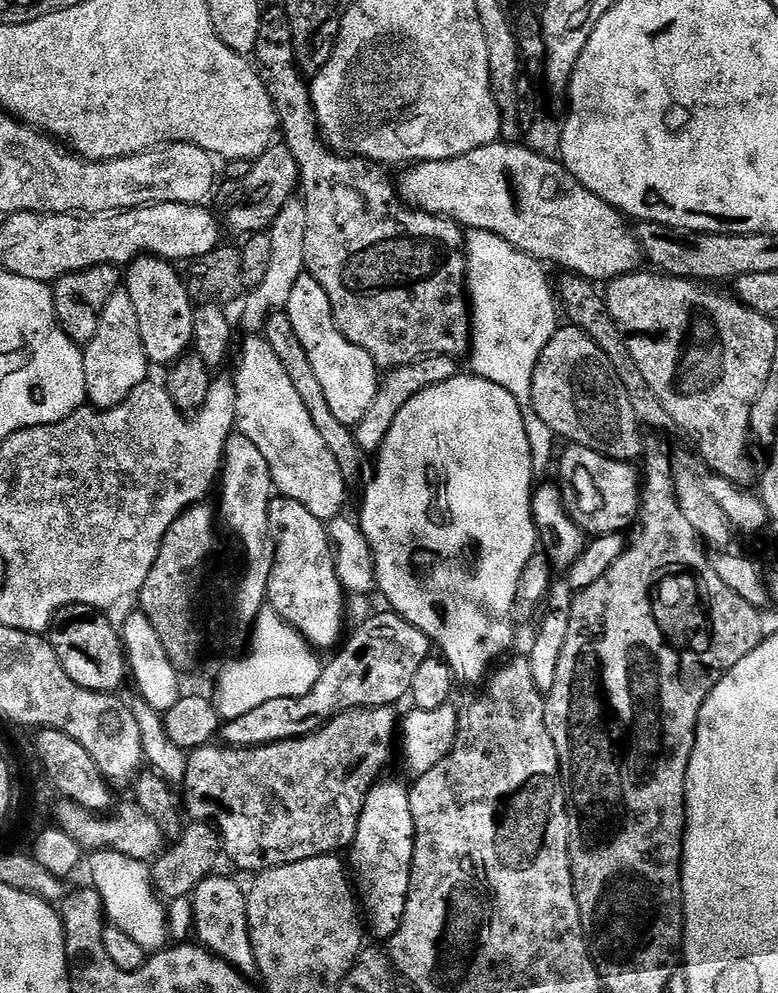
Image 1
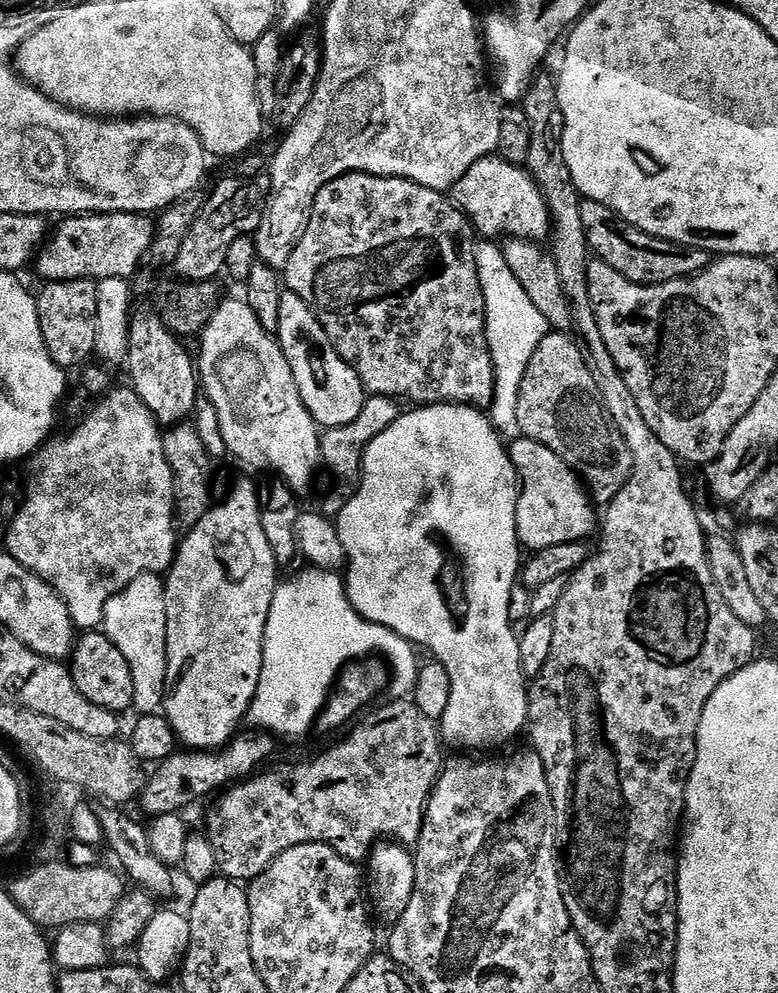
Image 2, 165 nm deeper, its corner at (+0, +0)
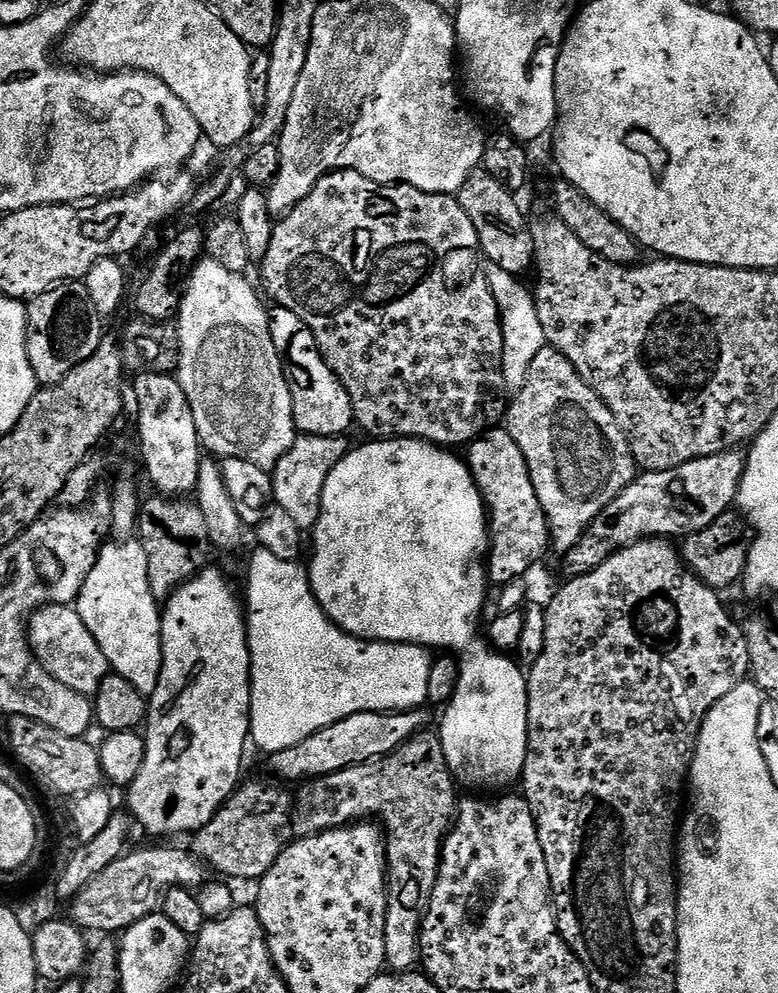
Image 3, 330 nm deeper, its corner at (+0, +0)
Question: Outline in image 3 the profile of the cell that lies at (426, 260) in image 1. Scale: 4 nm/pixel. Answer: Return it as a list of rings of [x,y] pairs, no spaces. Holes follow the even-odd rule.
[[[351,170],[346,172],[330,172],[324,176],[314,186],[314,190],[310,190],[310,194],[306,194],[306,198],[302,198],[302,202],[298,202],[298,206],[294,206],[280,219],[275,221],[273,237],[270,240],[270,248],[266,253],[263,261],[258,264],[260,276],[264,279],[263,291],[276,299],[275,303],[281,308],[290,310],[303,322],[305,329],[309,333],[314,334],[315,343],[318,345],[320,352],[324,356],[324,360],[330,366],[330,370],[342,382],[342,386],[346,390],[346,394],[350,394],[350,402],[352,403],[352,419],[364,432],[369,432],[372,438],[403,438],[406,440],[429,440],[432,444],[439,444],[449,450],[459,449],[459,444],[463,446],[471,445],[473,440],[477,440],[479,436],[483,436],[491,428],[497,427],[505,419],[506,416],[506,392],[503,380],[503,326],[500,321],[500,312],[498,302],[495,301],[495,294],[492,292],[492,285],[488,282],[488,273],[485,265],[482,263],[482,253],[480,251],[478,231],[474,228],[474,224],[470,218],[466,216],[465,210],[459,204],[455,195],[443,196],[437,192],[427,192],[426,190],[418,190],[409,184],[379,184],[370,178],[366,178],[362,174]]]

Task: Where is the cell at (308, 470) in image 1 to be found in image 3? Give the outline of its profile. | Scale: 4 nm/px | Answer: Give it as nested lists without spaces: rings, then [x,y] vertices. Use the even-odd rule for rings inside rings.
[[[207,258],[192,270],[180,298],[178,335],[180,362],[174,373],[180,381],[198,426],[200,443],[216,458],[242,458],[254,466],[275,468],[282,454],[290,450],[298,429],[294,422],[294,406],[290,386],[286,382],[284,364],[274,346],[268,325],[269,309],[260,301],[261,293],[252,289],[247,275],[226,270],[218,262]]]

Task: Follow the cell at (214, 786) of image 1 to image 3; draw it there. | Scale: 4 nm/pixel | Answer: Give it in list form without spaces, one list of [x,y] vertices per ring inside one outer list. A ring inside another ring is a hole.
[[[424,730],[406,741],[400,748],[388,756],[356,764],[340,772],[313,779],[305,783],[298,796],[298,808],[304,811],[304,820],[313,824],[313,829],[327,830],[342,828],[345,824],[360,822],[365,818],[384,816],[386,825],[386,847],[388,850],[388,905],[386,906],[386,954],[384,959],[393,973],[399,974],[415,969],[420,951],[420,921],[428,907],[428,899],[436,885],[440,873],[440,850],[444,847],[444,838],[448,835],[458,807],[456,796],[457,781],[452,779],[448,769],[446,754],[439,739]]]

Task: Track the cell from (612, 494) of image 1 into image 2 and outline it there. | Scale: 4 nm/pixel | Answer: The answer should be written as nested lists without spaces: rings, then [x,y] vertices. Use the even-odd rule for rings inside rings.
[[[527,438],[511,441],[507,445],[508,456],[516,467],[520,497],[516,507],[516,537],[529,553],[541,552],[550,546],[562,546],[575,540],[584,542],[589,538],[592,527],[597,527],[598,512],[594,501],[586,487],[585,481],[563,460],[550,450],[550,446],[542,446],[542,442],[534,442]]]

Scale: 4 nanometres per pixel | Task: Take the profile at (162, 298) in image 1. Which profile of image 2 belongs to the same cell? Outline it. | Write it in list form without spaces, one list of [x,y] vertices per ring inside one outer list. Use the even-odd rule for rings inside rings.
[[[137,307],[132,313],[130,346],[126,369],[132,391],[142,398],[146,410],[161,426],[175,426],[187,421],[195,413],[196,398],[202,389],[198,383],[198,368],[194,356],[184,349],[185,341],[175,336],[164,325],[164,320],[155,307]]]

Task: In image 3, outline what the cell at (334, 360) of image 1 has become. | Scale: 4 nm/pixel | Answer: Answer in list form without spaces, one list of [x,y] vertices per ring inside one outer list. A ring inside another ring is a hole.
[[[276,306],[268,313],[268,325],[284,364],[297,429],[305,436],[344,436],[347,428],[354,424],[350,394],[346,394],[342,382],[330,370],[319,347],[305,331],[303,322],[290,310]]]

